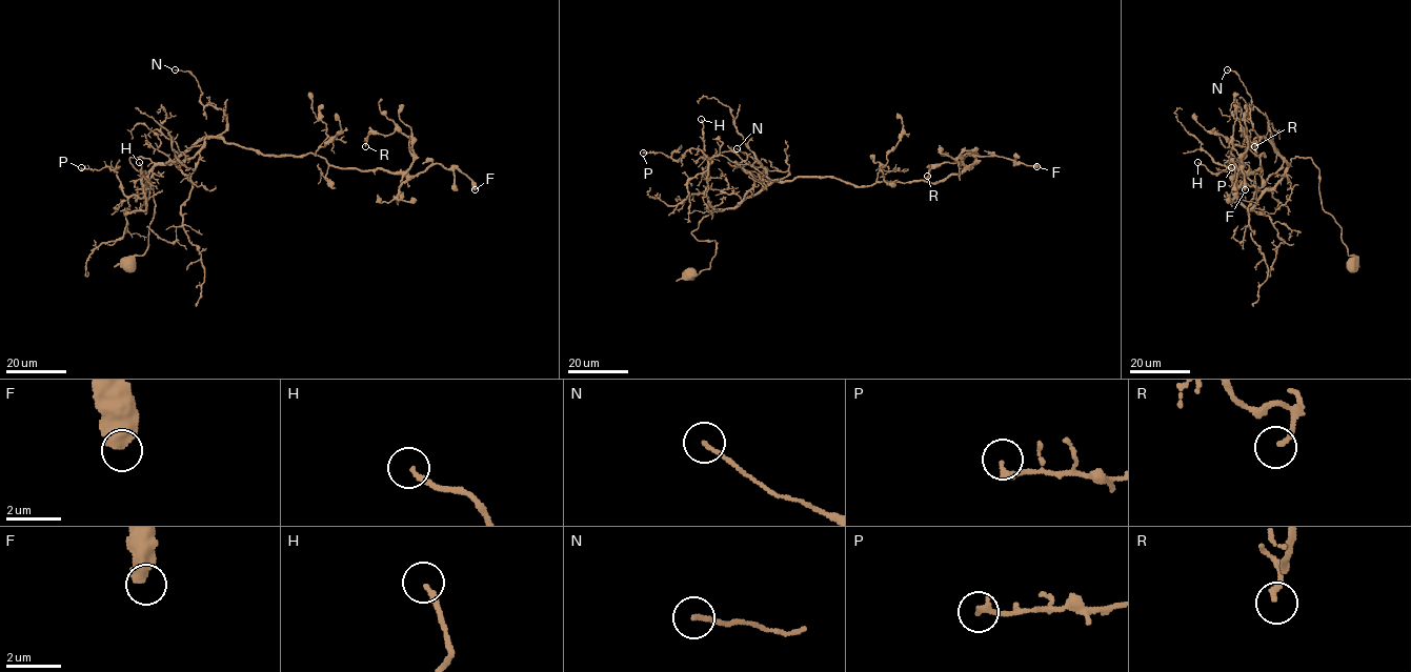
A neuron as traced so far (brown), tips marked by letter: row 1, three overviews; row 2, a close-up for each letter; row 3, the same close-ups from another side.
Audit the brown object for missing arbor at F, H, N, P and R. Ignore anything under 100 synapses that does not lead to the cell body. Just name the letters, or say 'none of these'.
none of these

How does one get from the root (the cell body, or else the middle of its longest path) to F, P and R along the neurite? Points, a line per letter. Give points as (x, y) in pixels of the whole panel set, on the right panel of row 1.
F: (1352, 263), (1310, 158), (1288, 163), (1260, 137), (1262, 169), (1236, 186), (1234, 164), (1245, 189)
P: (1352, 263), (1310, 158), (1293, 158), (1249, 208), (1227, 196), (1238, 174), (1231, 167)
R: (1352, 263), (1312, 159), (1288, 163), (1260, 137), (1262, 169), (1246, 171), (1241, 130), (1254, 146)

